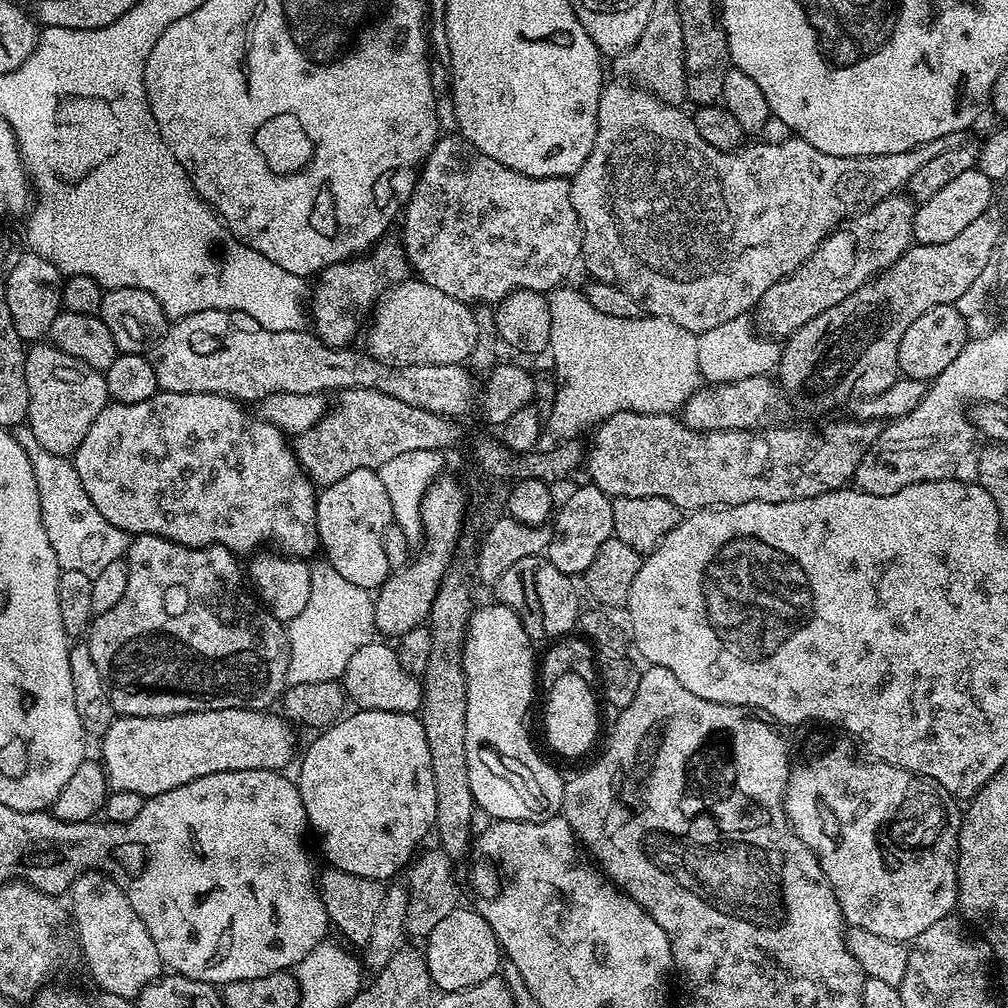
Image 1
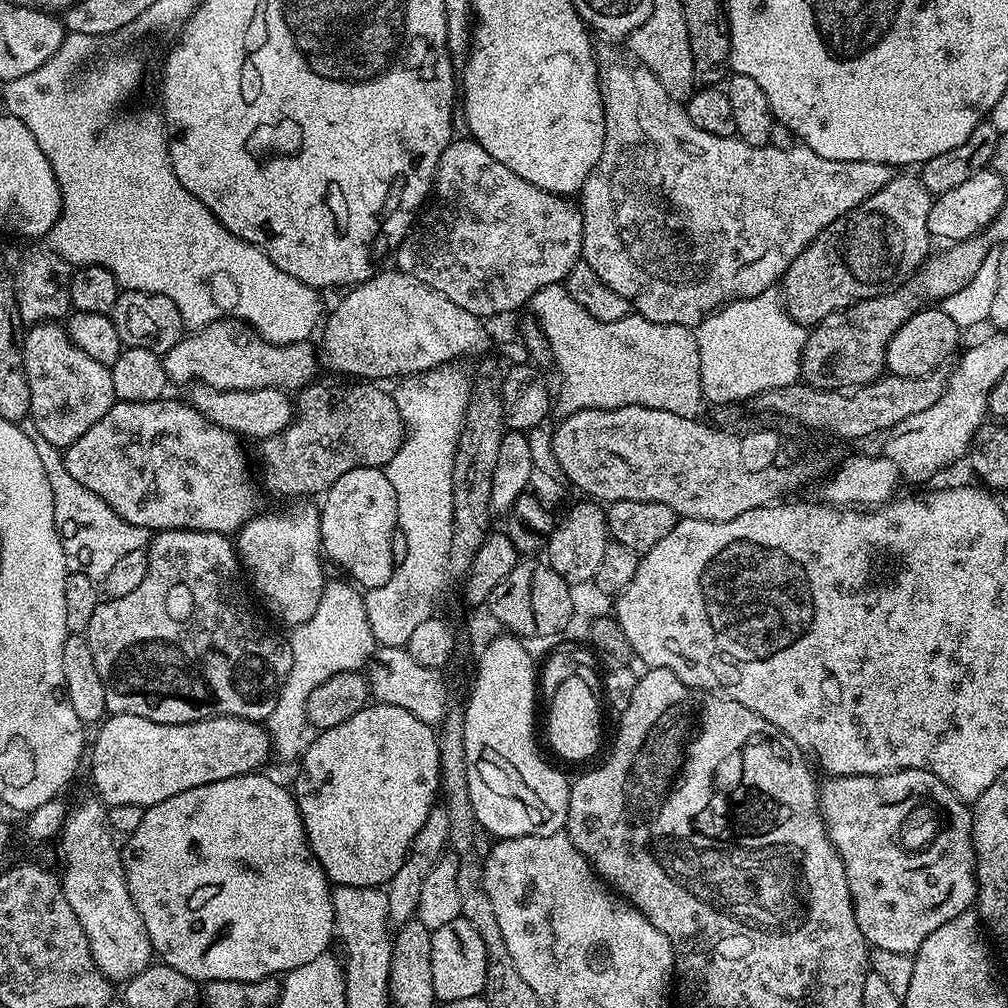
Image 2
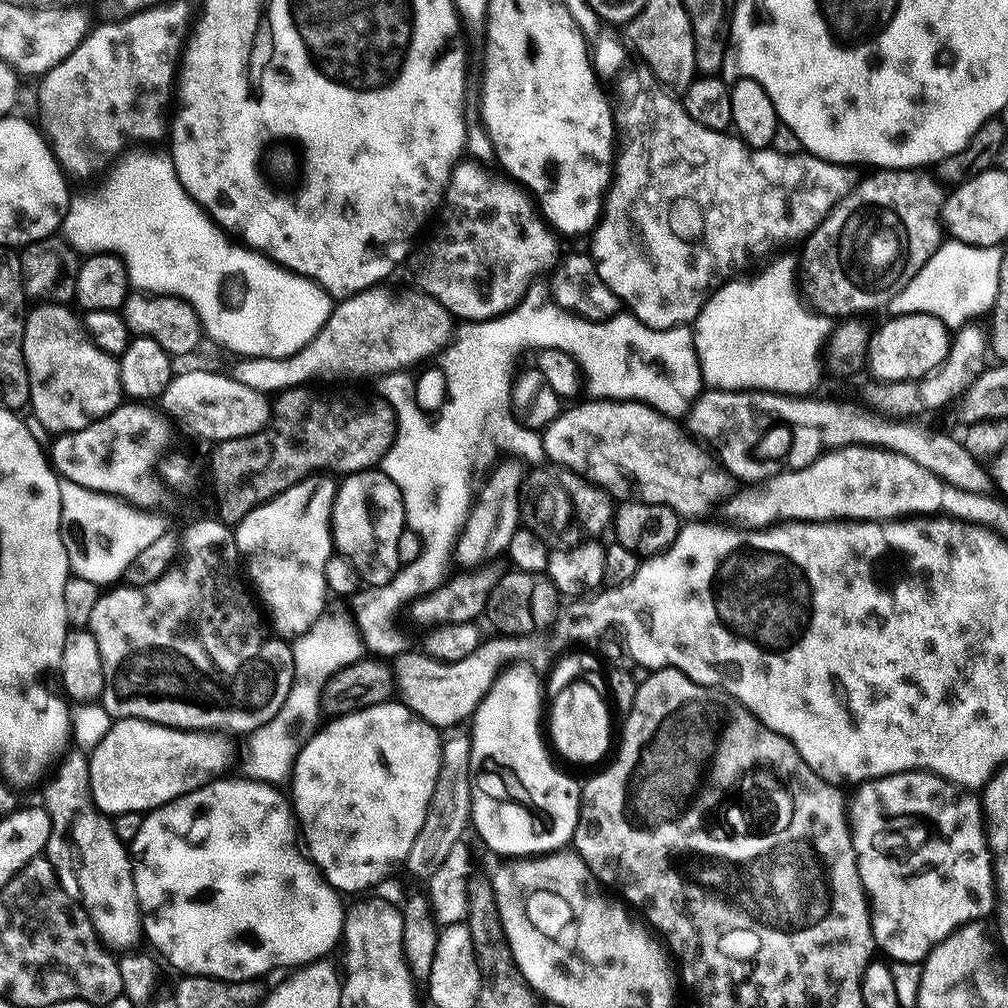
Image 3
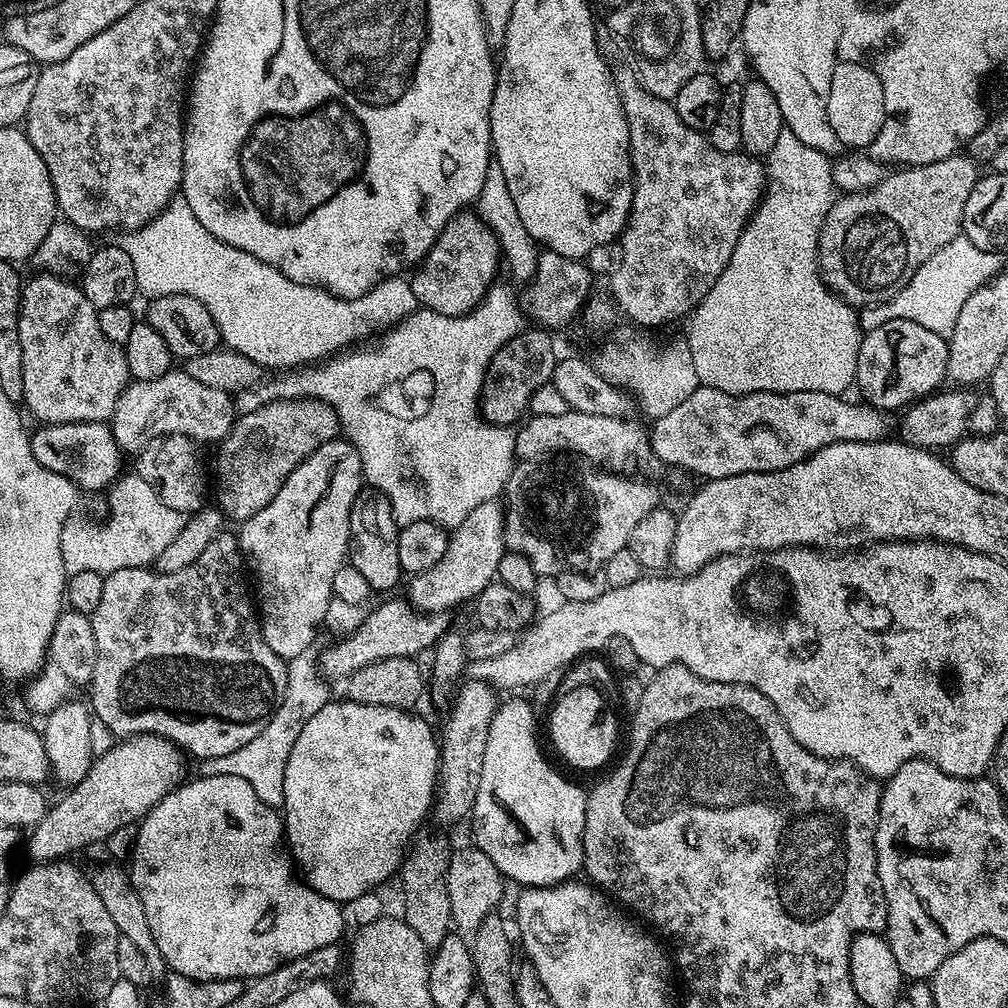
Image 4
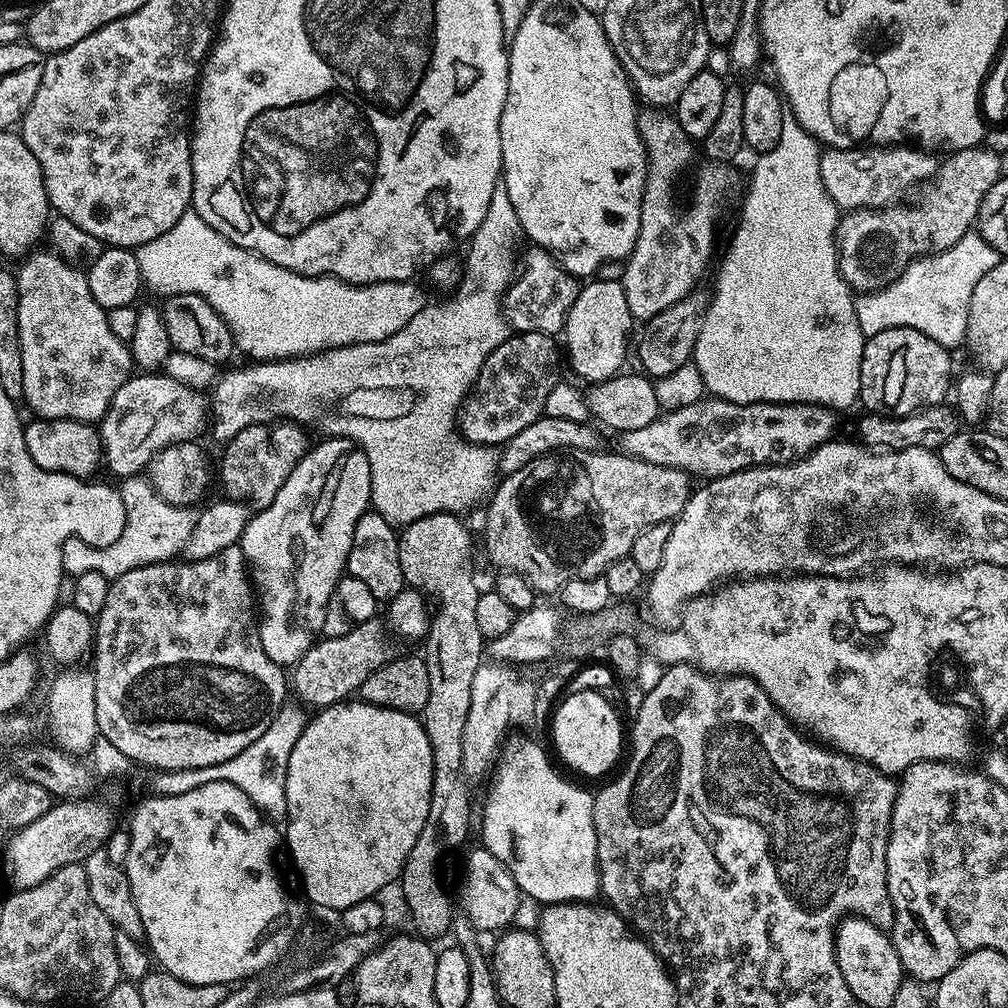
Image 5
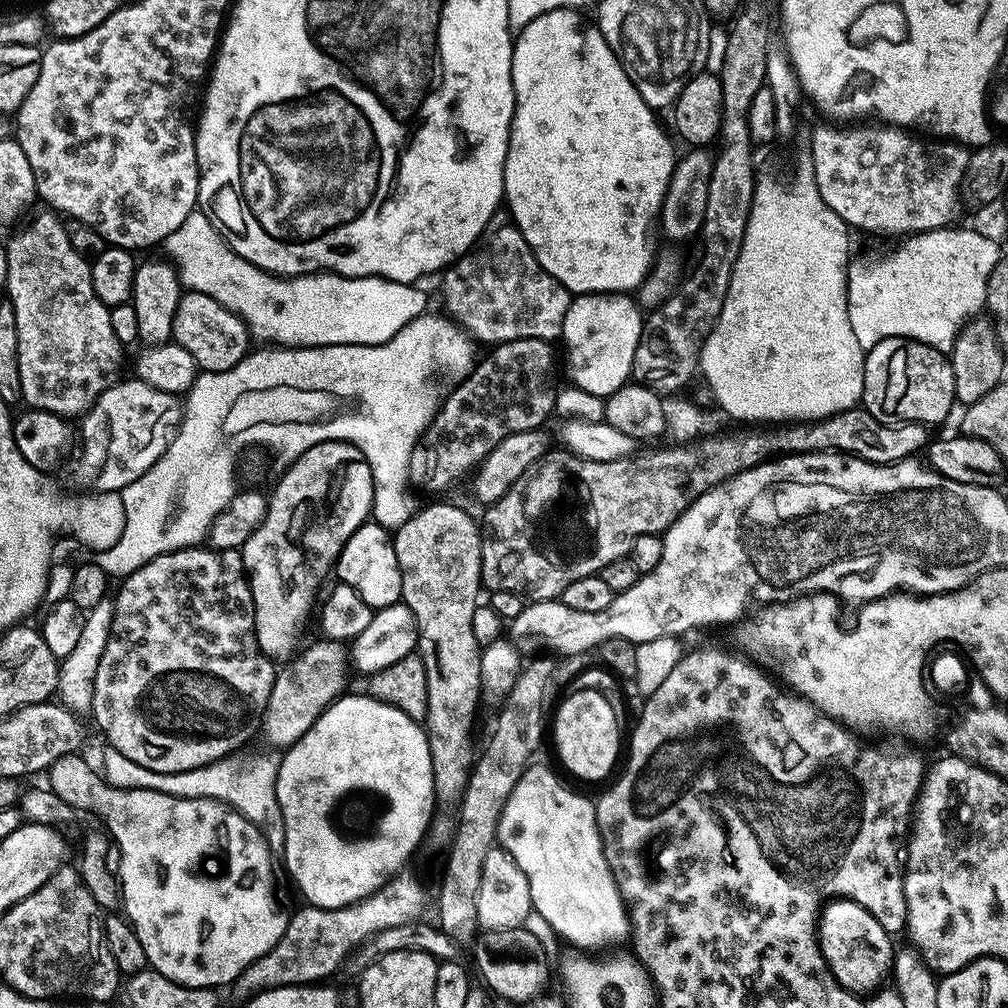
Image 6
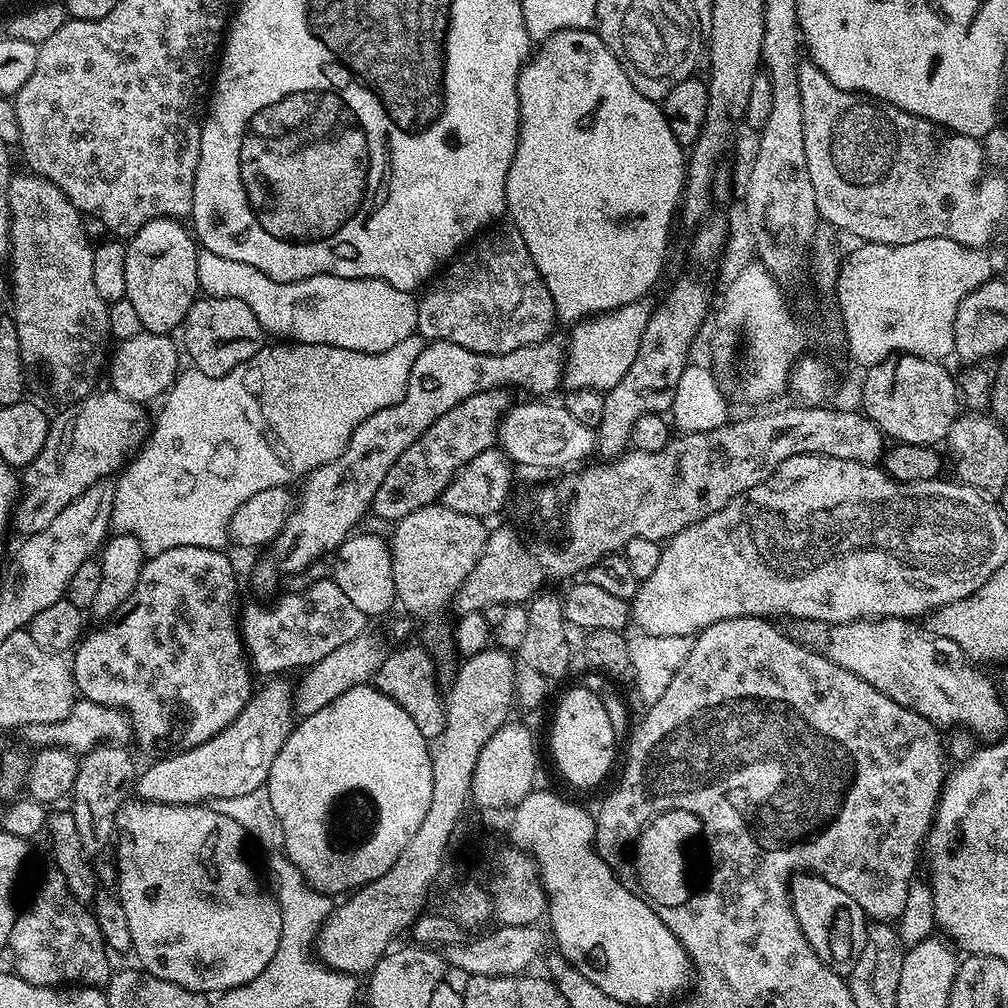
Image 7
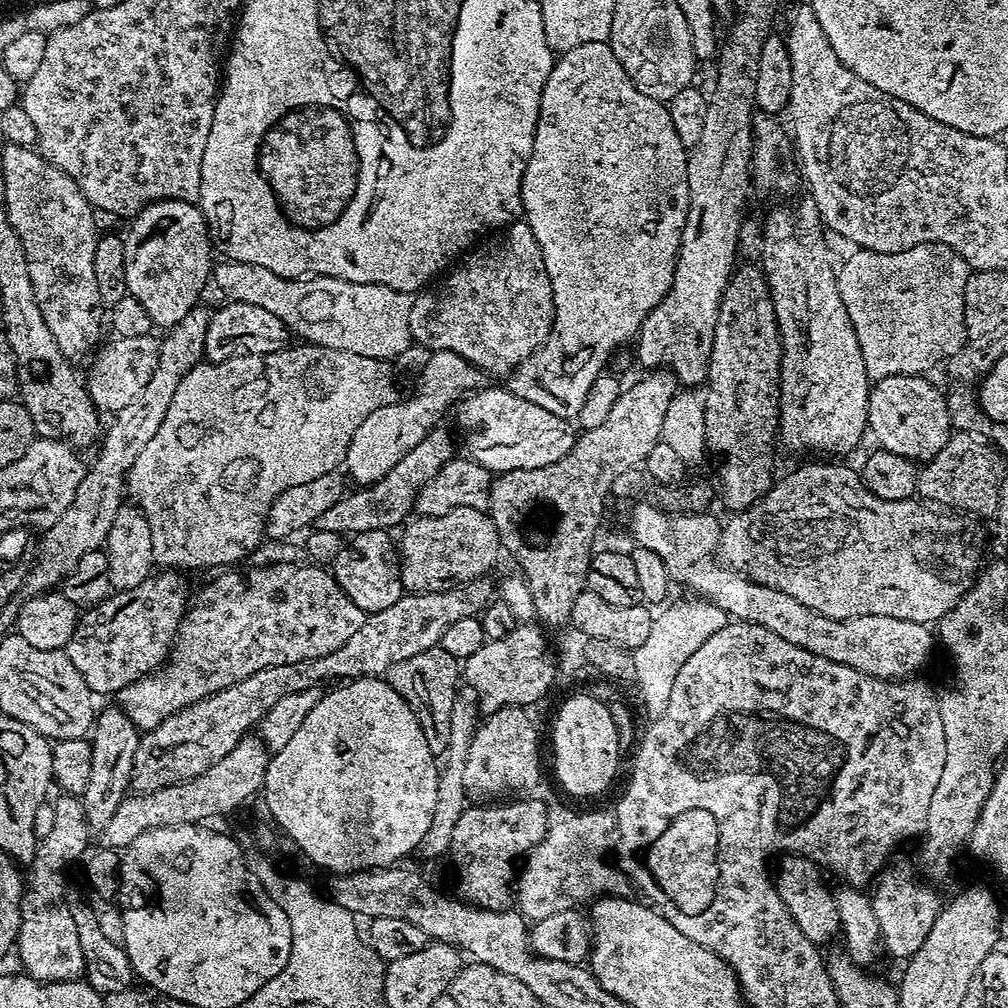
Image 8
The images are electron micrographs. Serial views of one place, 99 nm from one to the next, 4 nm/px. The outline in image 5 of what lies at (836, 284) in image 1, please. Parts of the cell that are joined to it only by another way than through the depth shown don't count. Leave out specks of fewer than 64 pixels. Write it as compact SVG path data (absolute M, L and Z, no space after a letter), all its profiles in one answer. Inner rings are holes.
M977 146L963 148L947 158L949 160L945 164L943 161L939 167L924 208L889 206L881 210L852 210L841 219L838 229L840 273L849 288L860 294L884 288L913 260L946 250L967 232L973 231L986 194L1002 178L1000 153L991 152L986 146Z

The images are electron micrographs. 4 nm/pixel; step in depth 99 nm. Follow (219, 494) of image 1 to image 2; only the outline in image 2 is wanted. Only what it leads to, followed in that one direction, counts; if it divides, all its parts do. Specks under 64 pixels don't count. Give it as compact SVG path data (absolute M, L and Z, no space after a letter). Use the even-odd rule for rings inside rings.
M161 398L154 402L117 402L78 442L63 449L66 470L126 522L149 530L186 528L189 532L239 533L257 515L256 484L248 469L241 437L210 422L197 408L180 400Z

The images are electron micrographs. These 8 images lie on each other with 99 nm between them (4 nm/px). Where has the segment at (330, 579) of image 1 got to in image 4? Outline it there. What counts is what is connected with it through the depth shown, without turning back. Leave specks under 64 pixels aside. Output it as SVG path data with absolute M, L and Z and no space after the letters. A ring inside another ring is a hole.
M309 650L298 654L293 660L287 661L287 666L286 694L270 722L266 722L266 726L258 734L258 738L250 738L246 746L238 746L234 754L203 761L198 769L199 775L202 776L234 774L234 778L246 778L246 782L250 782L250 787L254 789L254 794L258 794L258 798L262 798L266 806L277 810L283 809L284 806L284 779L290 750L294 750L294 742L298 742L298 734L302 734L306 722L310 722L310 718L314 718L314 714L318 714L318 710L322 710L322 706L330 702L327 688L329 685L322 679L315 651Z

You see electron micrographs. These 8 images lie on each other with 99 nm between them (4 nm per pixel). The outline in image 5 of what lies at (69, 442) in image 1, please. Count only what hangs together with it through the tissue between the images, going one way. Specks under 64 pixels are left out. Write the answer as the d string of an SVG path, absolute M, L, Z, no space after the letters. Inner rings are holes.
M33 251L23 257L24 265L16 272L18 286L18 334L22 342L22 386L24 400L37 417L46 420L103 420L114 394L133 375L129 345L110 330L105 308L94 302L88 277L77 265L52 252Z

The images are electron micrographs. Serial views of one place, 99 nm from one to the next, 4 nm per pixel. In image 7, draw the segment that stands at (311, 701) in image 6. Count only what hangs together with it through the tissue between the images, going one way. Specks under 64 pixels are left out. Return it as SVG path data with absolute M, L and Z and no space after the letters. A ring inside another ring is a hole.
M272 678L267 681L268 684L264 689L257 691L253 695L252 699L248 701L248 705L245 706L238 714L238 718L234 718L234 722L230 722L230 726L226 726L220 731L217 736L210 738L204 744L198 745L197 748L187 748L181 750L175 754L169 755L167 758L160 758L157 764L152 764L144 773L142 771L135 777L134 787L136 786L136 792L141 801L149 804L172 804L172 805L199 805L201 802L216 802L212 800L225 800L225 802L231 802L236 800L240 796L250 794L254 790L265 787L268 783L268 775L270 774L270 765L274 762L274 758L278 758L278 754L282 750L282 746L286 742L286 738L292 733L294 727L294 684L288 681L288 678Z

